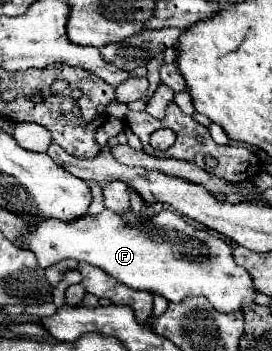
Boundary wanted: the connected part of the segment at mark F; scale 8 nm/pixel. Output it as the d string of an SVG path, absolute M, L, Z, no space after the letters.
M104 209L98 215L84 215L74 223L42 219L24 233L24 241L44 269L66 259L90 263L132 289L150 291L174 303L186 297L206 297L218 313L228 315L244 311L244 305L256 301L254 279L250 279L244 267L234 263L232 243L192 227L168 209L156 215L134 213L132 209L118 215Z

